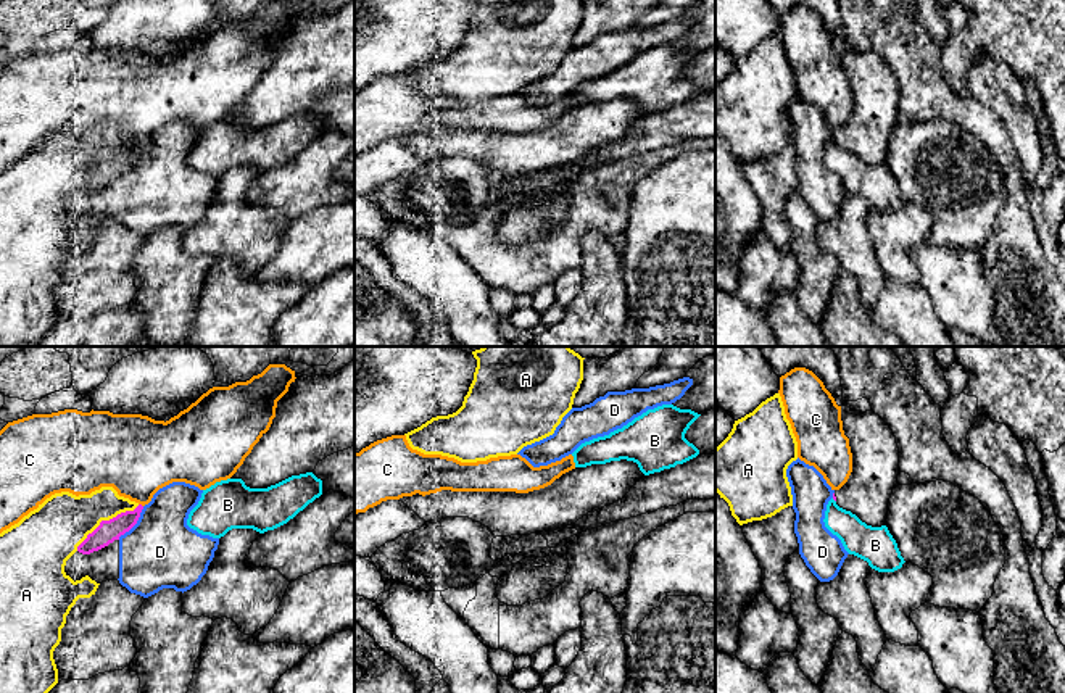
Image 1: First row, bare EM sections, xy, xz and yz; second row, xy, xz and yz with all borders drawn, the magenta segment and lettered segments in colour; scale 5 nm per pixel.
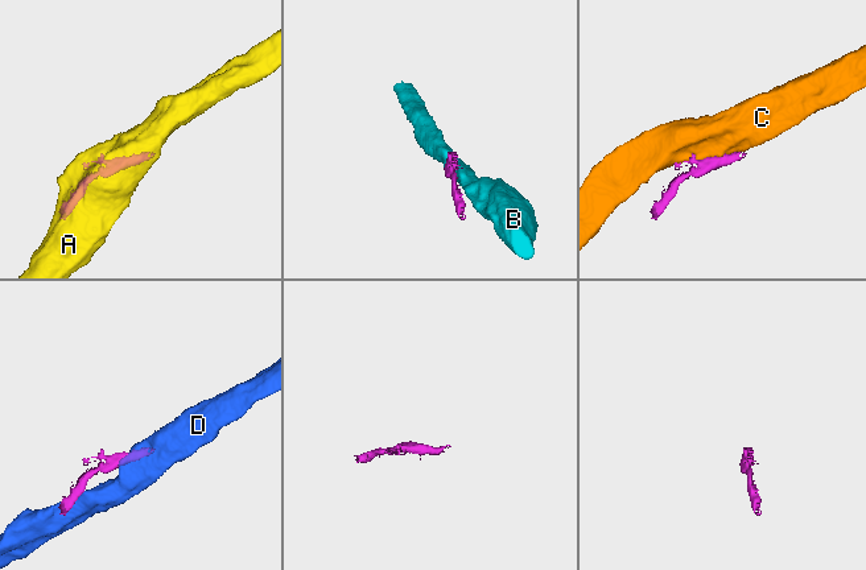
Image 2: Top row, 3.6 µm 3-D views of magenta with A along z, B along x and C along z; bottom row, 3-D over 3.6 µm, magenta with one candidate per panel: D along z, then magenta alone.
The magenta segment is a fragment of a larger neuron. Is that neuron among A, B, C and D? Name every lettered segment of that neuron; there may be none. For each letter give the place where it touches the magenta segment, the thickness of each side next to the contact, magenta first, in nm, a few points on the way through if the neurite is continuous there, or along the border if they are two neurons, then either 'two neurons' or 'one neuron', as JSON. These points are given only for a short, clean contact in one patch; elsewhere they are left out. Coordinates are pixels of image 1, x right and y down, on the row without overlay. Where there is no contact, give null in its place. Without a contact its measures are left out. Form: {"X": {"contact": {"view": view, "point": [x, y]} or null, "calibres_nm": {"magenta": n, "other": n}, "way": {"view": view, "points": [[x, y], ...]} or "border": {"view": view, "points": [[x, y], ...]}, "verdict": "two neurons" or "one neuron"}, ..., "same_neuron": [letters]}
{"A": {"contact": {"view": "xy", "point": [105, 160]}, "calibres_nm": {"magenta": 110, "other": 280}, "verdict": "two neurons"}, "B": {"contact": null, "verdict": "two neurons"}, "C": {"contact": {"view": "xy", "point": [140, 144]}, "calibres_nm": {"magenta": 110, "other": 400}, "verdict": "two neurons"}, "D": {"contact": {"view": "xy", "point": [134, 163]}, "calibres_nm": {"magenta": 110, "other": 360}, "border": {"view": "xy", "points": [[144, 145], [139, 158], [118, 178]]}, "verdict": "two neurons"}, "same_neuron": []}

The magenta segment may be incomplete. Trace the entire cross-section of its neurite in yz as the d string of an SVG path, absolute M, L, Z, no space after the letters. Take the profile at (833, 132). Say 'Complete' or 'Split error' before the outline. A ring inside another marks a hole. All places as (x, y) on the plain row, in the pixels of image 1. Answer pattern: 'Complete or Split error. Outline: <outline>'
Split error. Outline: M841 45L852 111L833 139L872 166L886 164L888 142L899 113L899 87L889 64L873 50Z

